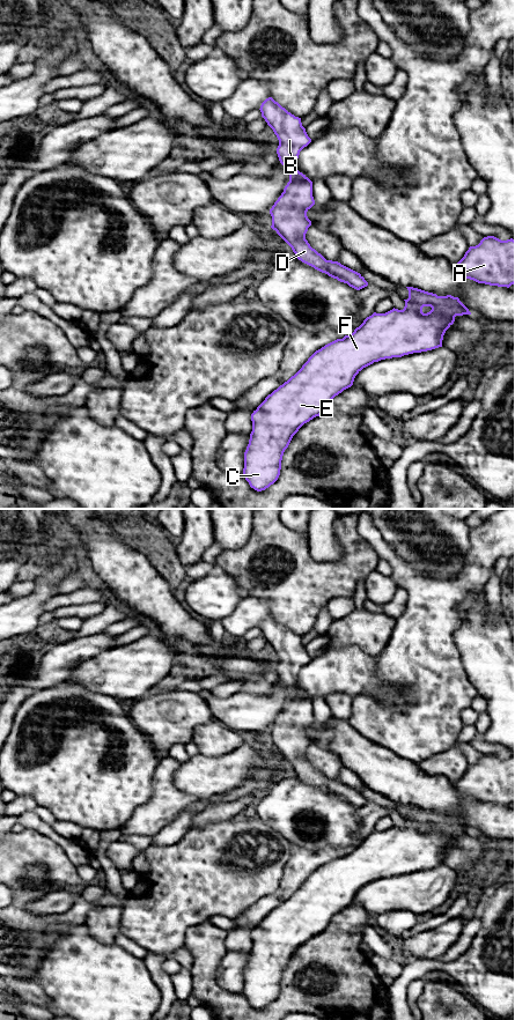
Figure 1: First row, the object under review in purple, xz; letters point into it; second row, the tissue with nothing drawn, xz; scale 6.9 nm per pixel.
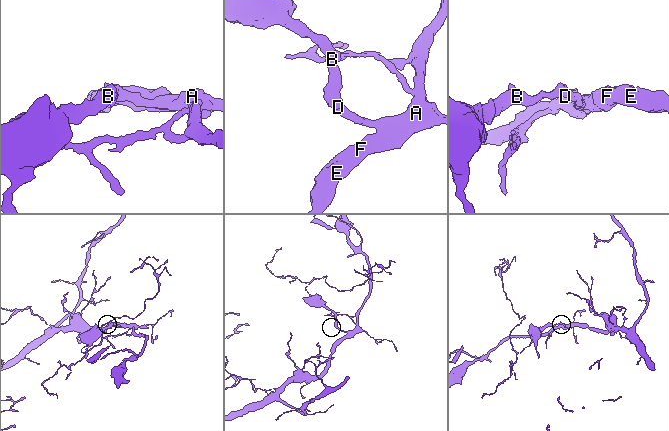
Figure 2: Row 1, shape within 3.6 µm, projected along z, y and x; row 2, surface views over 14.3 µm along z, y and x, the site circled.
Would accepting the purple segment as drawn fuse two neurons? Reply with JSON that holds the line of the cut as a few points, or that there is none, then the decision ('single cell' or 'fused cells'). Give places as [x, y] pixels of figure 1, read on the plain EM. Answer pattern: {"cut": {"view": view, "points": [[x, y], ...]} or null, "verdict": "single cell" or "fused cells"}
{"cut": null, "verdict": "single cell"}

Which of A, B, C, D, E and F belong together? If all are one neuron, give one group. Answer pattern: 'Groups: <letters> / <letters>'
Groups: A B C D E F

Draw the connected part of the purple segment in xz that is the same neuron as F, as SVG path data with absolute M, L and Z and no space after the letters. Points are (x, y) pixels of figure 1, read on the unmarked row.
M406 805L409 816L403 828L374 830L350 853L337 857L316 869L302 886L280 903L251 932L252 949L244 970L243 995L257 1010L273 1003L281 988L281 978L293 954L310 938L326 929L331 918L353 903L355 894L366 885L385 877L421 871L442 865L446 849L456 834L471 833L469 827L451 813L437 814L418 806Z

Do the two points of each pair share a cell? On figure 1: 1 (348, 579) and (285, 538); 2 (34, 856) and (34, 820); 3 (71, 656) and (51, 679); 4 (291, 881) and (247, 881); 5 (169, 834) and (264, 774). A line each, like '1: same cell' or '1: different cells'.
1: same cell
2: different cells
3: same cell
4: different cells
5: same cell

